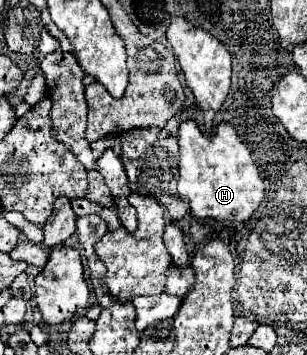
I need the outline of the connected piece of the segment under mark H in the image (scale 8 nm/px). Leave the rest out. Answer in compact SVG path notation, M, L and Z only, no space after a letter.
M184 121L178 131L178 145L180 145L180 179L178 179L178 195L190 203L190 211L194 217L212 217L220 221L249 221L250 215L260 207L265 199L264 183L260 178L258 166L254 163L248 147L236 133L230 123L220 123L214 135L206 137L196 121Z

